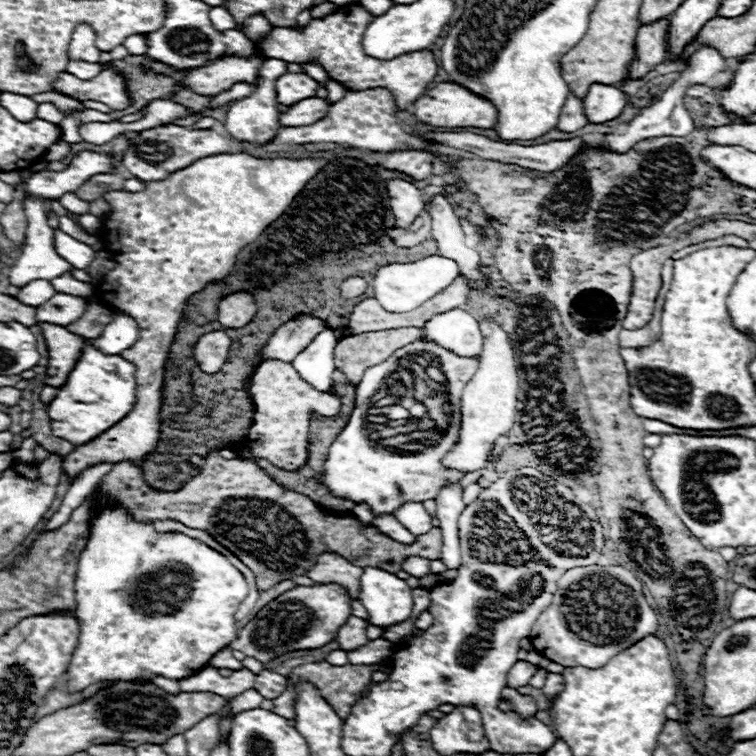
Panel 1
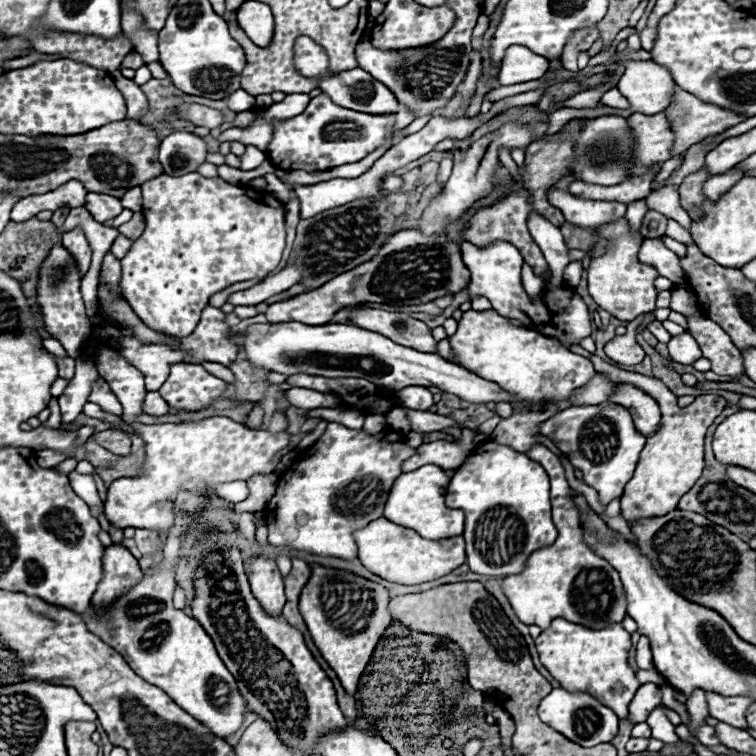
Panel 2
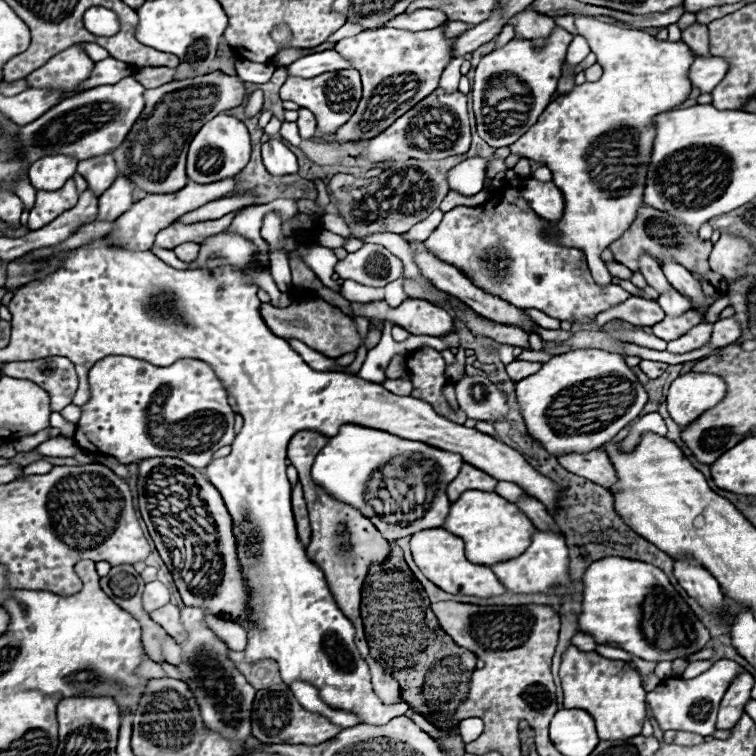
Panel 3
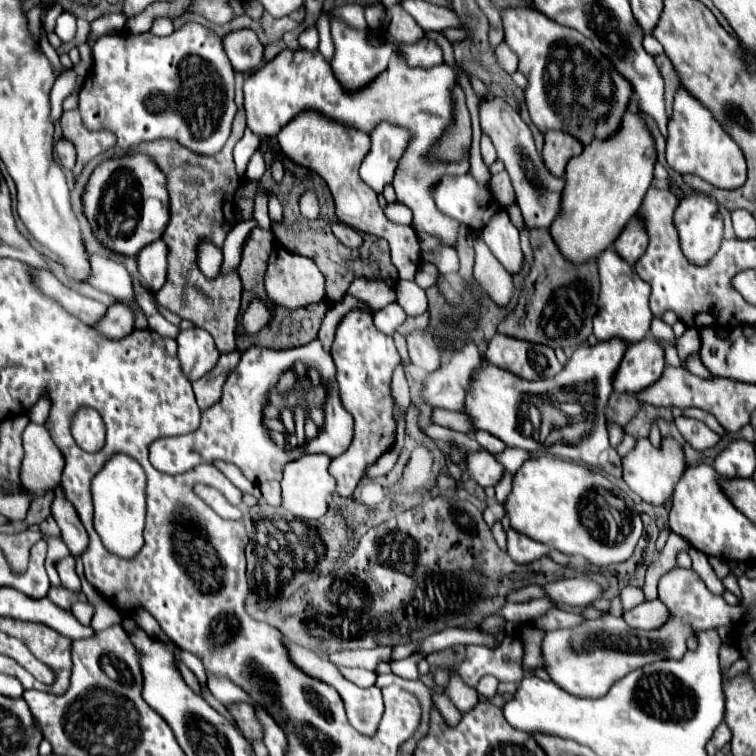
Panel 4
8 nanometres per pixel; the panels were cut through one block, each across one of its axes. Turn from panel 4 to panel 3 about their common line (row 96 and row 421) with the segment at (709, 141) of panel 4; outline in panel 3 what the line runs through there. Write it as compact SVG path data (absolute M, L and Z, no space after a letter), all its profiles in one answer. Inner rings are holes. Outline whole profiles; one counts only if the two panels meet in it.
M688 372L676 378L666 394L668 412L680 428L686 428L726 396L726 382L716 374Z

